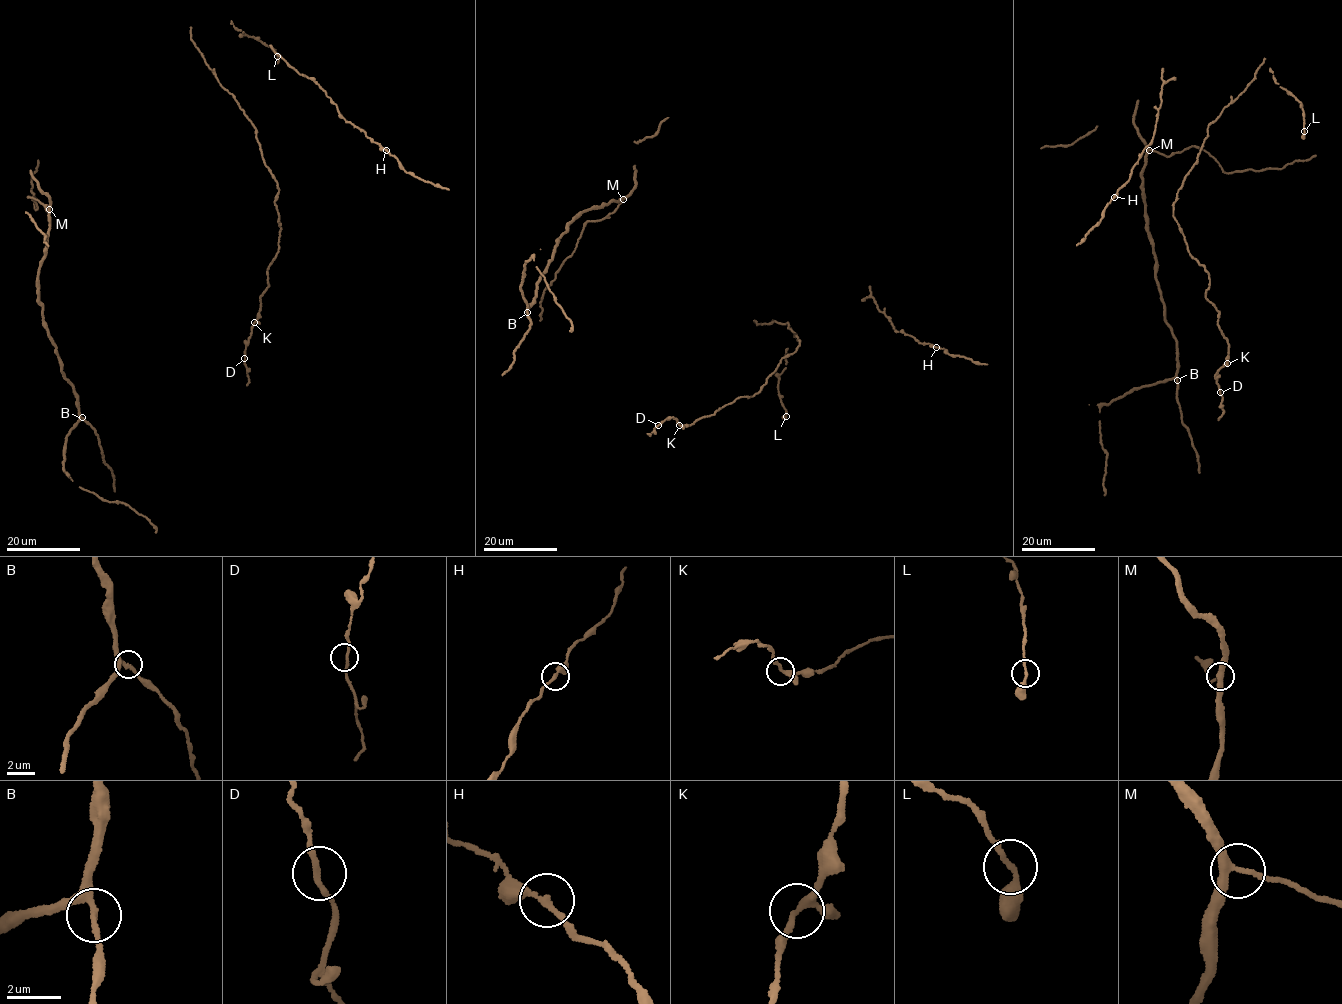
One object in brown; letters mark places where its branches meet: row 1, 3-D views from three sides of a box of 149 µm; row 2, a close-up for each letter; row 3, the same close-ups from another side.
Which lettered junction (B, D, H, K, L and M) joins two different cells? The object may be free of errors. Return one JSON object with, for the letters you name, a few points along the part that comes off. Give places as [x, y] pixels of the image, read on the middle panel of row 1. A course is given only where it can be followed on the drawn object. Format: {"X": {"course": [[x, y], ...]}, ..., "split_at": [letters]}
{"split_at": []}

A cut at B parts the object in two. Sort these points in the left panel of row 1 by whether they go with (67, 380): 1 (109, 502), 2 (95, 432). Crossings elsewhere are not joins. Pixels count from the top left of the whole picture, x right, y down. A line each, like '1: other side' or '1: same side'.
1: same side
2: other side

